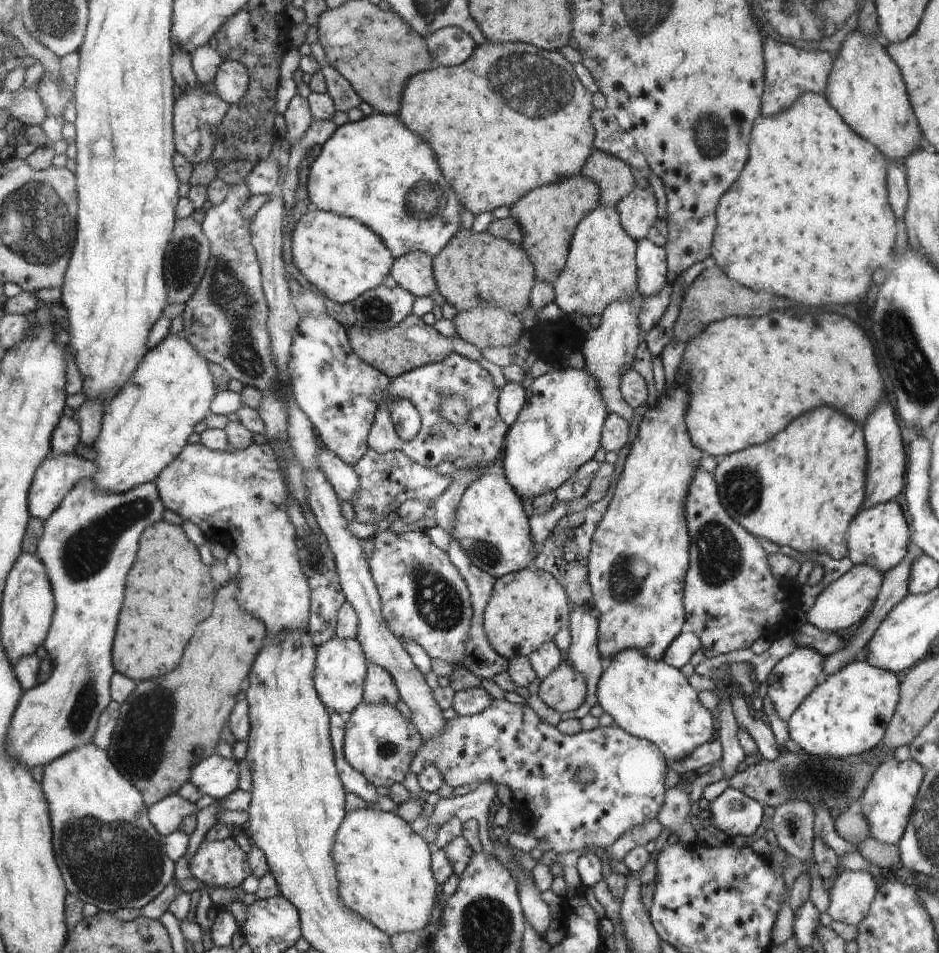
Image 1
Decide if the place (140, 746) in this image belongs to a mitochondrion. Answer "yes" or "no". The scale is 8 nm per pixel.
yes

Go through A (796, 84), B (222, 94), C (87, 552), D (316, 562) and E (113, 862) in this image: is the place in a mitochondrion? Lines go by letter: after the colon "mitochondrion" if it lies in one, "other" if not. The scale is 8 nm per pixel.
A: other
B: other
C: mitochondrion
D: mitochondrion
E: mitochondrion

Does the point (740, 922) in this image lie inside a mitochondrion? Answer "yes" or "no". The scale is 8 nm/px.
no

